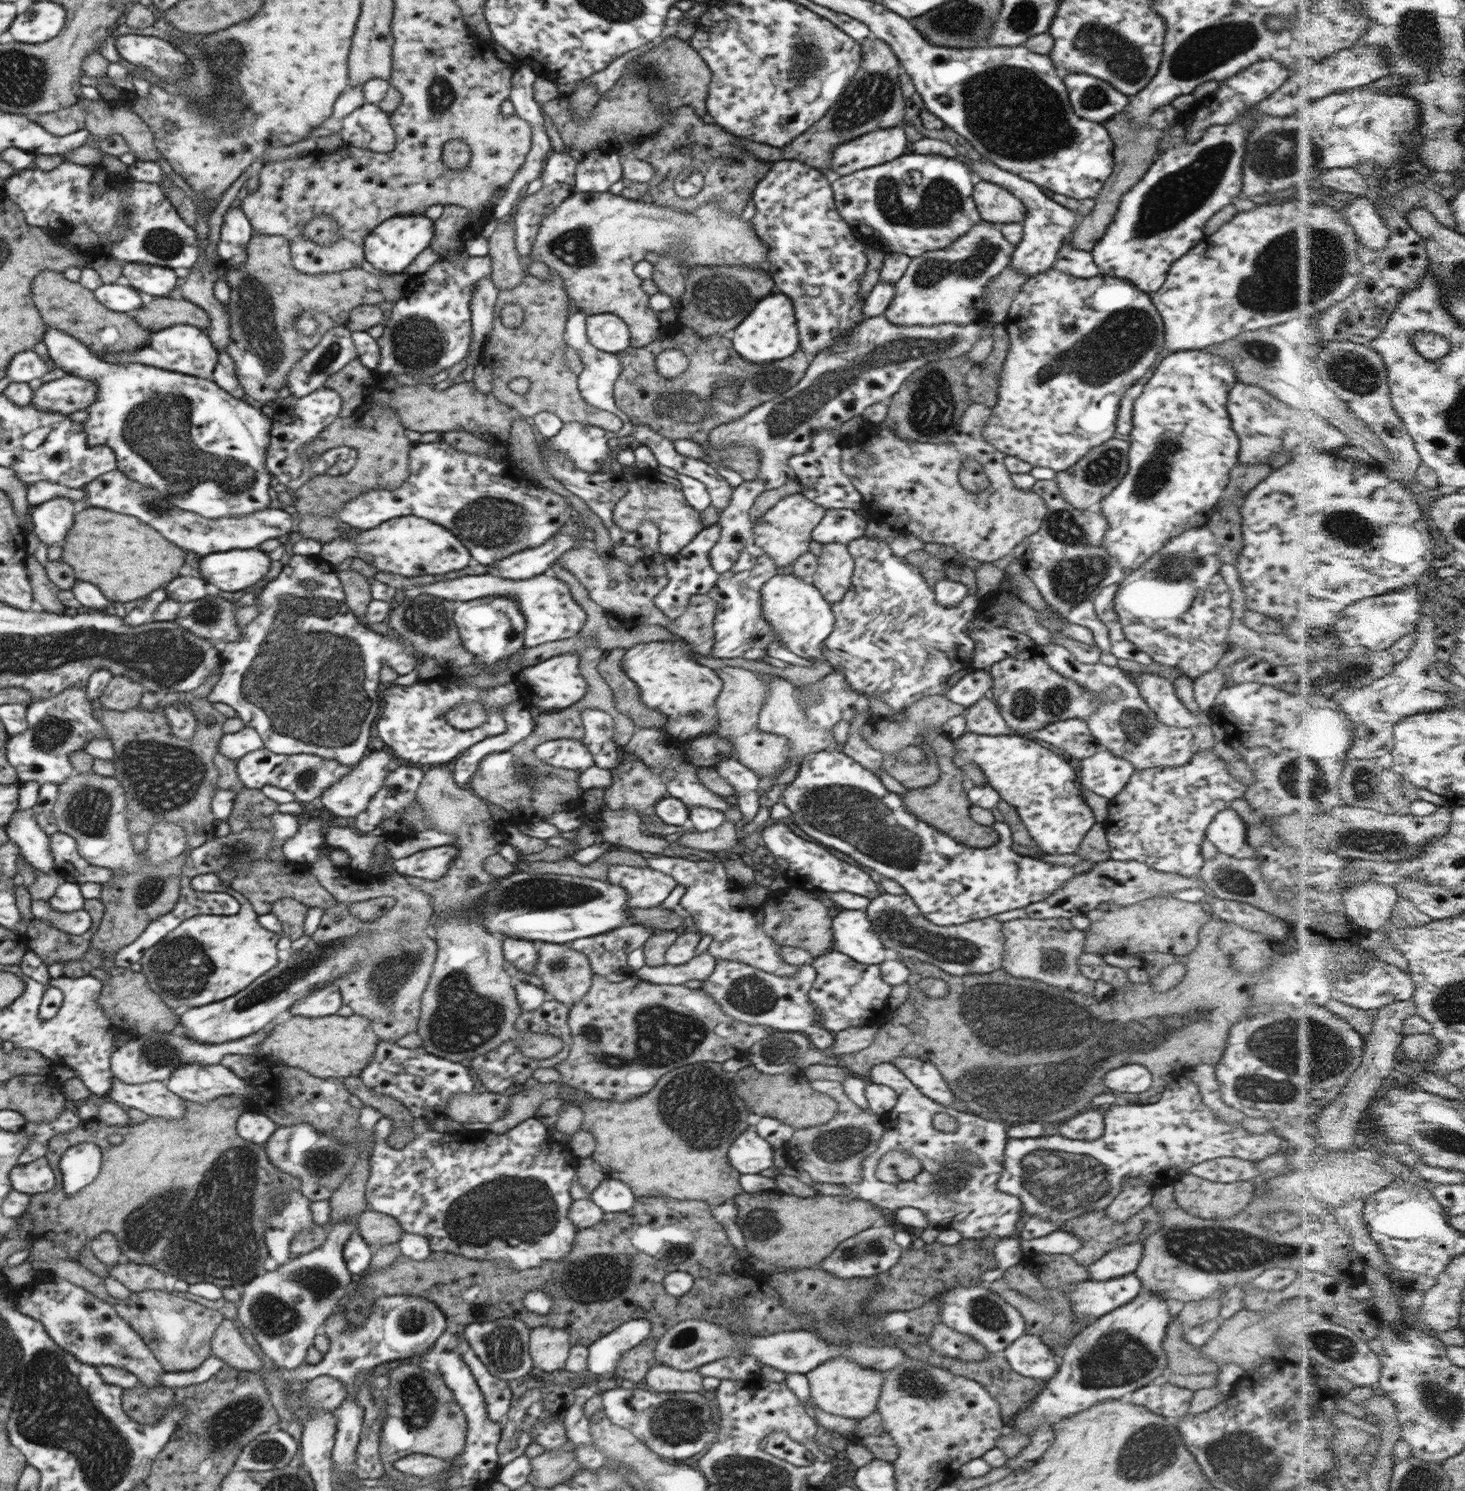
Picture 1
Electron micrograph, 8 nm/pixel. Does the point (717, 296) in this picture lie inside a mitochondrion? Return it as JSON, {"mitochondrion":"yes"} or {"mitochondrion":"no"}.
{"mitochondrion":"yes"}

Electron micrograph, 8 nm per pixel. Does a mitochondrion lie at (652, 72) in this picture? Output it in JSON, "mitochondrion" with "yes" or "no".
{"mitochondrion":"yes"}

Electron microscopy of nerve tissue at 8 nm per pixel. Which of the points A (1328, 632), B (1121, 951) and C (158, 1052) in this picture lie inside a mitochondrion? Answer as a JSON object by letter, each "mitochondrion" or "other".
{"A":"other","B":"other","C":"mitochondrion"}

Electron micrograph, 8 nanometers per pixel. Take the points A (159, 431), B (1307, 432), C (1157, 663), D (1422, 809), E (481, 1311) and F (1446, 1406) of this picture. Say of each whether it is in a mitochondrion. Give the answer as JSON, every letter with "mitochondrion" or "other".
{"A":"mitochondrion","B":"other","C":"other","D":"other","E":"mitochondrion","F":"mitochondrion"}

